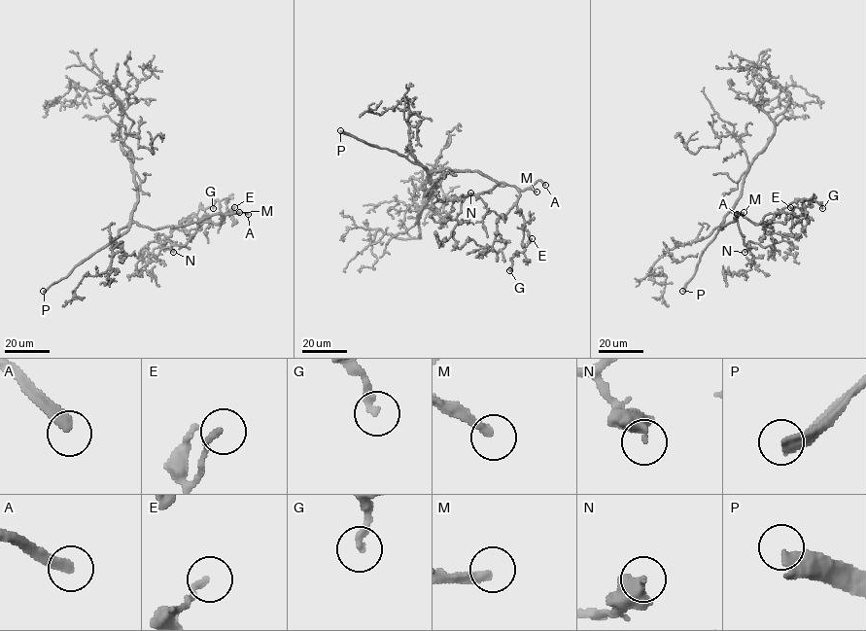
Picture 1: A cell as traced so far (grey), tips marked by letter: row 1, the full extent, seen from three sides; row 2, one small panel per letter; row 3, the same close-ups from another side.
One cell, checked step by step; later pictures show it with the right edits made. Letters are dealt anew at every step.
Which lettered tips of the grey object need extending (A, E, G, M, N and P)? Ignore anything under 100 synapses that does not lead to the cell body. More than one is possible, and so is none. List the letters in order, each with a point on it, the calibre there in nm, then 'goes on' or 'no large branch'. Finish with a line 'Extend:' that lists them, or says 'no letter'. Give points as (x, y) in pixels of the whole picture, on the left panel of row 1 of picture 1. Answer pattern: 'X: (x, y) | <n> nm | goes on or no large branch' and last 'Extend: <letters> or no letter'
A: (248, 214) | 280 nm | goes on
E: (234, 207) | 200 nm | no large branch
G: (213, 208) | 240 nm | no large branch
M: (239, 212) | 280 nm | goes on
N: (173, 252) | 440 nm | no large branch
P: (43, 291) | 360 nm | goes on
Extend: A, M, P

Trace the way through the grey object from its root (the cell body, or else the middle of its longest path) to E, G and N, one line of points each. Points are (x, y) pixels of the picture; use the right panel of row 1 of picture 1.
E: (728, 213), (720, 229), (732, 222), (737, 214), (760, 224), (766, 215), (791, 213), (790, 207)
G: (728, 213), (720, 229), (737, 214), (760, 224), (766, 215), (779, 212), (799, 199), (816, 201), (822, 208)
N: (728, 213), (719, 228), (737, 217), (743, 243), (746, 245), (744, 252)

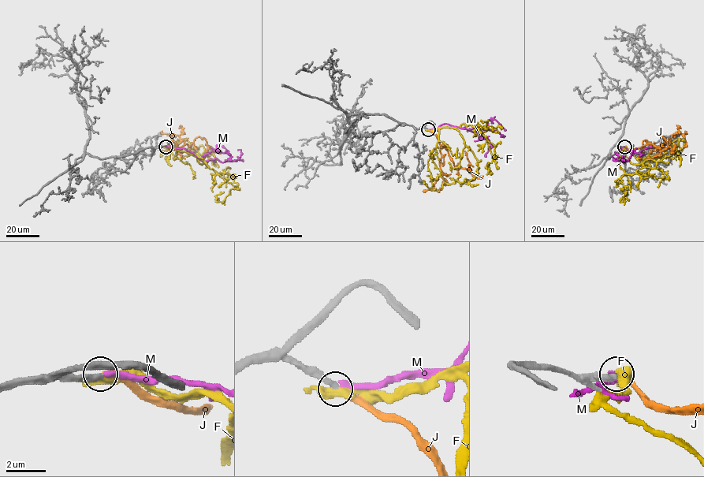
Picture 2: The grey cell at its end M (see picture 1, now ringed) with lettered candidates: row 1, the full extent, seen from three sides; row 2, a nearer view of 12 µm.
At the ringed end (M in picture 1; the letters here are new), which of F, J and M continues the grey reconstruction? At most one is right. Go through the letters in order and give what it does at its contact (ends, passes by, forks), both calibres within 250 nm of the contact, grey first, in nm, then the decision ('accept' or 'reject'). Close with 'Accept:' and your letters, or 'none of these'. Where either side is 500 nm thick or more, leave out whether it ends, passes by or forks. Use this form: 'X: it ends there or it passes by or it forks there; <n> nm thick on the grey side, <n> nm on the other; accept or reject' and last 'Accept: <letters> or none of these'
F: it passes by; 340 nm thick on the grey side, 360 nm on the other; reject
J: it ends there; 320 nm thick on the grey side, 320 nm on the other; accept
M: it ends there; 300 nm thick on the grey side, 320 nm on the other; reject
Accept: J

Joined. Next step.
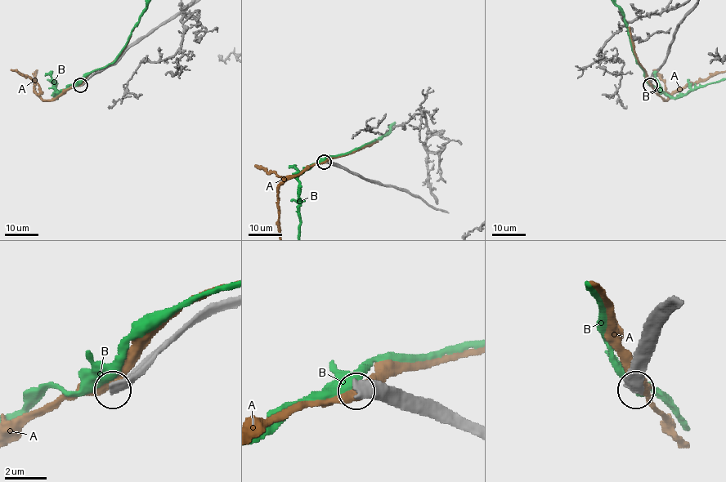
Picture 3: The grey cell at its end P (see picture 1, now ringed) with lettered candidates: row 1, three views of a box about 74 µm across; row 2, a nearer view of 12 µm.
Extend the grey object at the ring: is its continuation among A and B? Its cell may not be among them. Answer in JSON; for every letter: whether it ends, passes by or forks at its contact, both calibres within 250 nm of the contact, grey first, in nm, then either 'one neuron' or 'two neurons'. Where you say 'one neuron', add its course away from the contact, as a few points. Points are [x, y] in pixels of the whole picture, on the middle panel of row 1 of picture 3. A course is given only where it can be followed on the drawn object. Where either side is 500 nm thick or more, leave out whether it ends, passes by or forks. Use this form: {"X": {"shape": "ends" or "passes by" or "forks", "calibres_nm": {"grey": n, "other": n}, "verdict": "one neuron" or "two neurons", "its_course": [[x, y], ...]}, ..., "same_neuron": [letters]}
{"A": {"calibres_nm": {"grey": 600, "other": 460}, "verdict": "two neurons"}, "B": {"shape": "forks", "calibres_nm": {"grey": 480, "other": 400}, "verdict": "two neurons"}, "same_neuron": []}

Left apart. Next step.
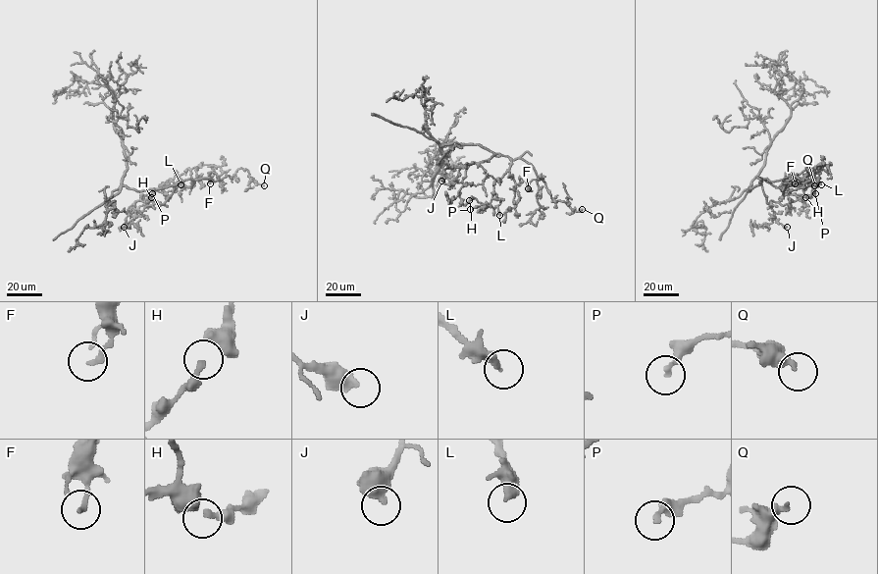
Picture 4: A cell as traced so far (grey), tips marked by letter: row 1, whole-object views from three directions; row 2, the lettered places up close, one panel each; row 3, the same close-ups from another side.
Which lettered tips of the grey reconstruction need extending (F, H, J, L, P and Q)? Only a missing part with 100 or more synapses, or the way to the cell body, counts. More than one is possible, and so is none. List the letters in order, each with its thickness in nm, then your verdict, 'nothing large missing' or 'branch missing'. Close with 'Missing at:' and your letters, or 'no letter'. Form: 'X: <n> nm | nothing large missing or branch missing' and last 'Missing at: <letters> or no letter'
F: 200 nm | nothing large missing
H: 200 nm | nothing large missing
J: 480 nm | nothing large missing
L: 340 nm | nothing large missing
P: 200 nm | nothing large missing
Q: 320 nm | nothing large missing
Missing at: no letter

